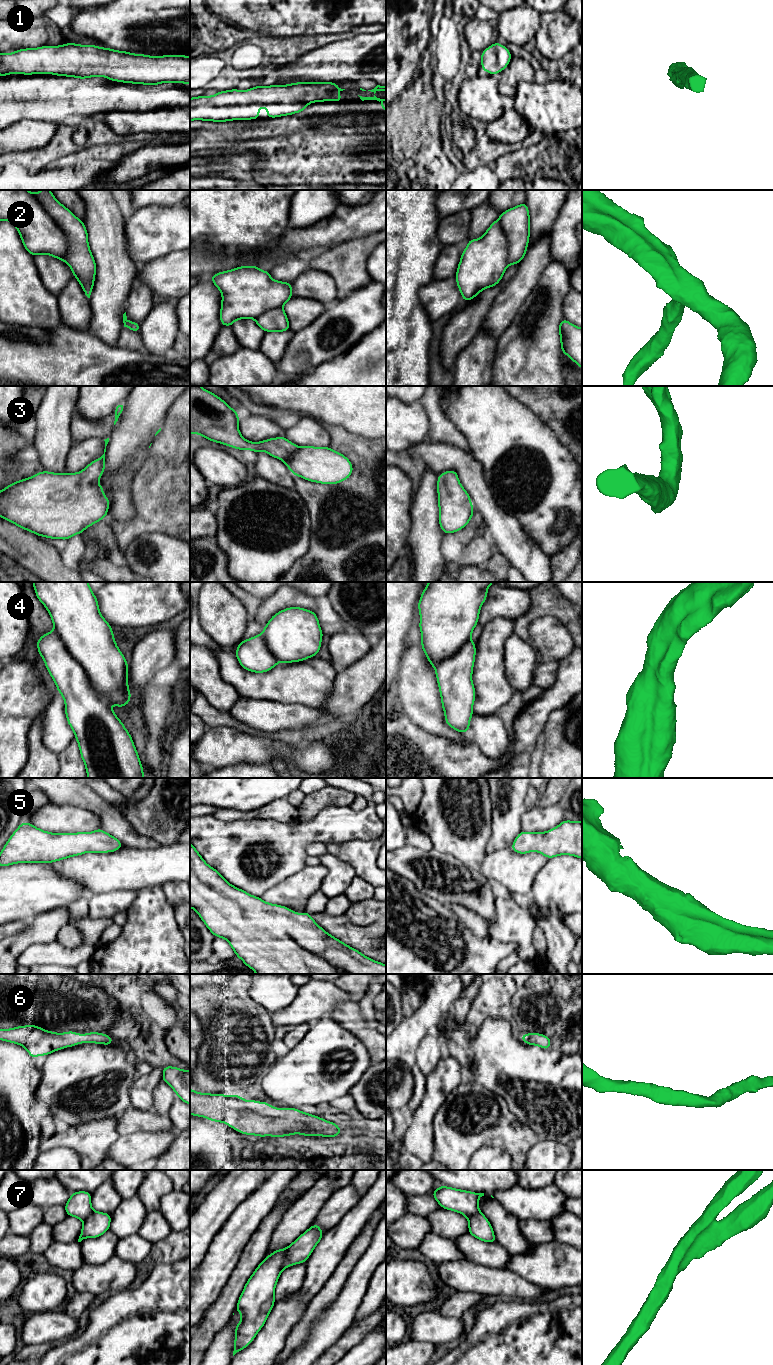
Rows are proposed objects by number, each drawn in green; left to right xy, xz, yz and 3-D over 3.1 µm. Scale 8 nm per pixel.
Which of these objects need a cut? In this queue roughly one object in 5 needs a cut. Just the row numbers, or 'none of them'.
7

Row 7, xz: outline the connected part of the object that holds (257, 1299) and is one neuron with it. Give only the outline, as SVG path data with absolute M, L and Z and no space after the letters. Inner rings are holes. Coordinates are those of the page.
M287 1249L275 1250L265 1257L246 1282L234 1311L234 1313L236 1311L241 1313L241 1321L235 1327L233 1356L246 1348L266 1323L268 1315L276 1302L274 1298L275 1287L282 1272L282 1264L285 1260Z

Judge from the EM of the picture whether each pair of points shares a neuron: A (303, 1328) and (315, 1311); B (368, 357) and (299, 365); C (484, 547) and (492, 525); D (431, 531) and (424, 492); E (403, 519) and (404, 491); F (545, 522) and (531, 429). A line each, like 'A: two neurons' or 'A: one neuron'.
A: one neuron
B: two neurons
C: two neurons
D: one neuron
E: one neuron
F: one neuron

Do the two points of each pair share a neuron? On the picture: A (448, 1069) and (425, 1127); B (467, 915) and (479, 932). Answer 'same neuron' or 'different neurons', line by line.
A: same neuron
B: same neuron

